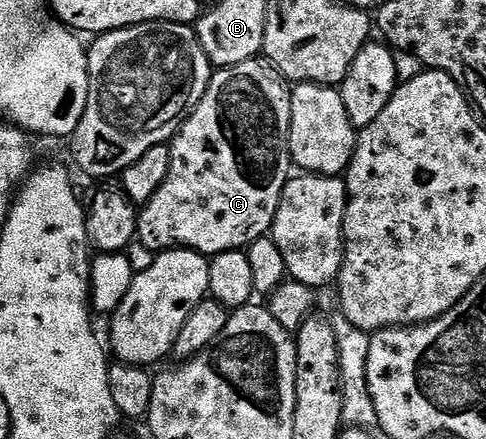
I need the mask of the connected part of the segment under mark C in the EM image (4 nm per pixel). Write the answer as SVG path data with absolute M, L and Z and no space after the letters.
M261 57L215 69L200 104L169 143L168 176L156 196L141 207L137 241L142 241L153 252L181 248L213 256L229 250L245 251L257 238L267 237L274 228L280 196L292 177L291 93L291 87L278 69Z

